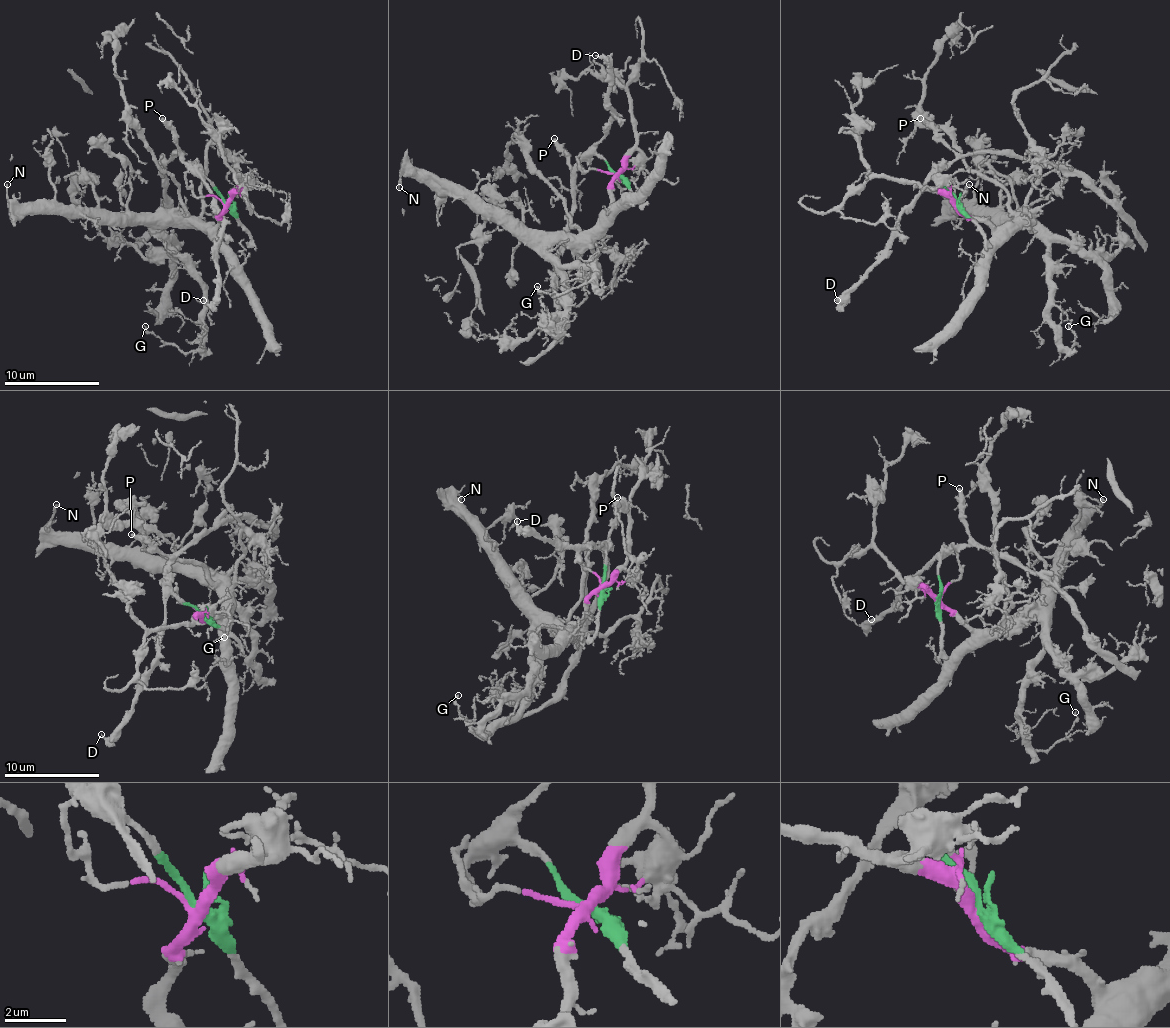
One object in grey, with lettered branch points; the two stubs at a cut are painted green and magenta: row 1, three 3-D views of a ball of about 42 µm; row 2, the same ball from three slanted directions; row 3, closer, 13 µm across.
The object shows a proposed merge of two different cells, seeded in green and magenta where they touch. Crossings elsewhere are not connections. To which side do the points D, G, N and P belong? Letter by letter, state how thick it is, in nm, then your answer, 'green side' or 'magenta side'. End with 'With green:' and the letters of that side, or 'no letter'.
D: 190 nm | green side
G: 160 nm | magenta side
N: 160 nm | magenta side
P: 320 nm | green side
With green: D, P

